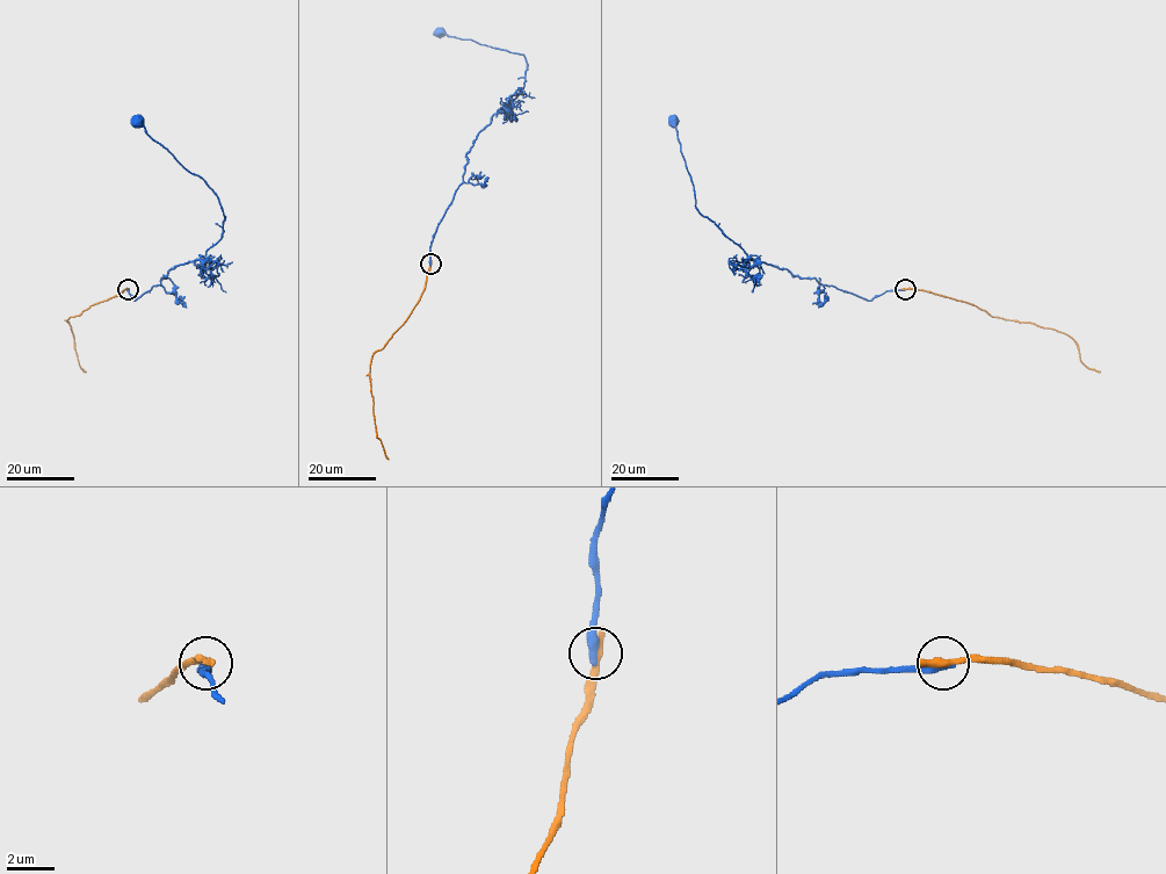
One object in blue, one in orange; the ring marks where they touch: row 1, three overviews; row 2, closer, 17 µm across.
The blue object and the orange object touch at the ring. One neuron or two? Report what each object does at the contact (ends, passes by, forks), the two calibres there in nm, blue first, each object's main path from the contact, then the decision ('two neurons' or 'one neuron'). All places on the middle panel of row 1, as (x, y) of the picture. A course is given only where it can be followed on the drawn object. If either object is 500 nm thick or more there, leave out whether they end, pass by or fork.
blue ends | orange ends | 380/400 nm | blue via (431, 264), (433, 236), (463, 181), (466, 152), (491, 117), (521, 91), (527, 63), (522, 55), (440, 34) | orange via (431, 264), (420, 300), (403, 325), (373, 354), (370, 365), (375, 427), (389, 459) | two neurons

